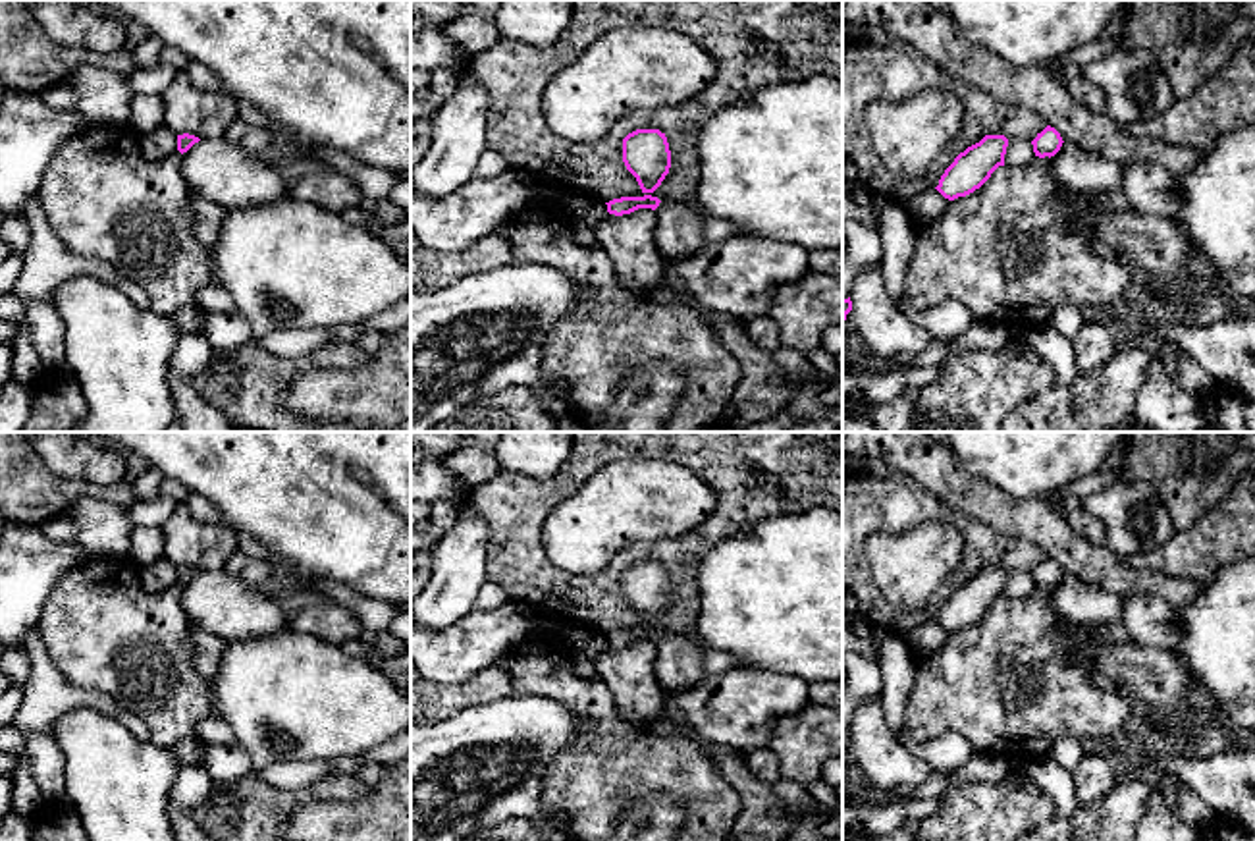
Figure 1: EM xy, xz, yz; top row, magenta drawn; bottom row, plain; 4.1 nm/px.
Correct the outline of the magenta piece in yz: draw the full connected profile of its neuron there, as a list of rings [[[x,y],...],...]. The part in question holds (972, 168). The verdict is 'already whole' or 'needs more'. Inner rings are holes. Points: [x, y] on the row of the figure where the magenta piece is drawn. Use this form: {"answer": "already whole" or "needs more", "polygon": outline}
{"answer": "already whole", "polygon": [[[985,135],[954,158],[935,189],[948,201],[974,193],[999,166],[1004,166],[1006,147],[1004,135]]]}

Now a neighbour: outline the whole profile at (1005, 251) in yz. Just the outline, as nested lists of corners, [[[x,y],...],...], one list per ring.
[[[1035,156],[1026,166],[999,166],[974,193],[950,201],[947,212],[916,233],[916,249],[908,264],[904,289],[914,311],[931,309],[943,301],[962,303],[974,318],[1006,326],[1031,328],[1049,324],[1055,311],[1072,303],[1078,311],[1114,307],[1135,282],[1135,272],[1116,255],[1095,245],[1085,233],[1072,233],[1068,222],[1080,204],[1097,206],[1099,195],[1072,193],[1051,176],[1051,158]]]

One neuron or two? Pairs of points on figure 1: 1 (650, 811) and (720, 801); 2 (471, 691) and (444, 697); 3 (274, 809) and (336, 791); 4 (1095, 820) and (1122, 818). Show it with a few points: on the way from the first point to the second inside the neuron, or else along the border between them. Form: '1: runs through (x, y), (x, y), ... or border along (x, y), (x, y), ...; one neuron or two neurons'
1: border along (639, 803), (650, 795), (671, 795), (687, 813); two neurons
2: runs through (465, 693), (450, 697); one neuron
3: runs through (290, 801), (320, 791); one neuron
4: runs through (1101, 820), (1117, 818); one neuron

